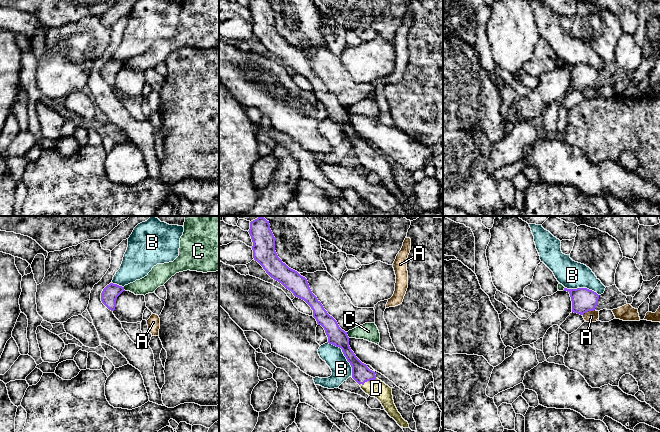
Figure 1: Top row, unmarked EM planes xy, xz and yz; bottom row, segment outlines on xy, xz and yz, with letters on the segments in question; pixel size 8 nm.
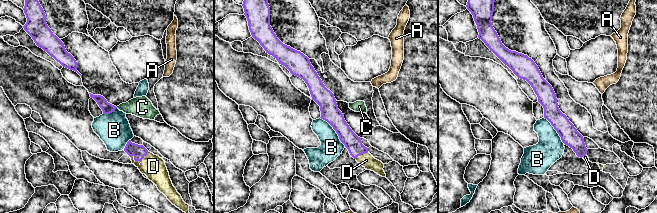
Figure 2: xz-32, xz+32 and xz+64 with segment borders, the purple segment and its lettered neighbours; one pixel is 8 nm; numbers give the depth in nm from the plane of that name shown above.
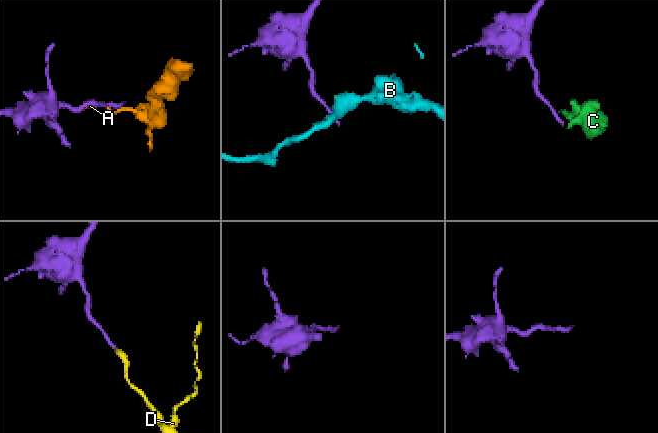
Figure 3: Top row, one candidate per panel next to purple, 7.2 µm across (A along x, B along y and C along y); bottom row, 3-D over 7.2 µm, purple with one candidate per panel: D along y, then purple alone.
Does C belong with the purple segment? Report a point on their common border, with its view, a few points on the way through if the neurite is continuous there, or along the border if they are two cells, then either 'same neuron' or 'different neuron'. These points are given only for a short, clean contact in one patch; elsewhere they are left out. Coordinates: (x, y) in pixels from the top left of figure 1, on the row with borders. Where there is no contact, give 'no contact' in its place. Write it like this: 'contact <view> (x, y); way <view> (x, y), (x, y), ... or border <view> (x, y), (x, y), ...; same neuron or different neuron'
contact xz (347, 335); border xz (346, 332), (349, 337); different neuron

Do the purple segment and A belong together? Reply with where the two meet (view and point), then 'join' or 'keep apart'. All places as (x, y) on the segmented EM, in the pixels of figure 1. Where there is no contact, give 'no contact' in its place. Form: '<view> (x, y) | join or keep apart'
yz (588, 310) | keep apart

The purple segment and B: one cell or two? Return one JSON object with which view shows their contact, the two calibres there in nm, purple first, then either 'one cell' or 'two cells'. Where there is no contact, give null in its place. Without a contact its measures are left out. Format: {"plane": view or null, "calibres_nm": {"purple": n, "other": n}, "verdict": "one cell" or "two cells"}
{"plane": "xz", "calibres_nm": {"purple": 150, "other": 160}, "verdict": "two cells"}

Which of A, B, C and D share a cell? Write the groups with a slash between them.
A / B / C / D

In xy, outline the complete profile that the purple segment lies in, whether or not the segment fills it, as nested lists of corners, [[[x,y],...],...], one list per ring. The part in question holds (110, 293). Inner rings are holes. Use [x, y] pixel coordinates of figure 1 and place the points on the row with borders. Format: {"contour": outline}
{"contour": [[[110,283],[103,289],[101,293],[102,303],[109,310],[114,311],[116,307],[116,299],[123,291],[125,291],[124,287]]]}

